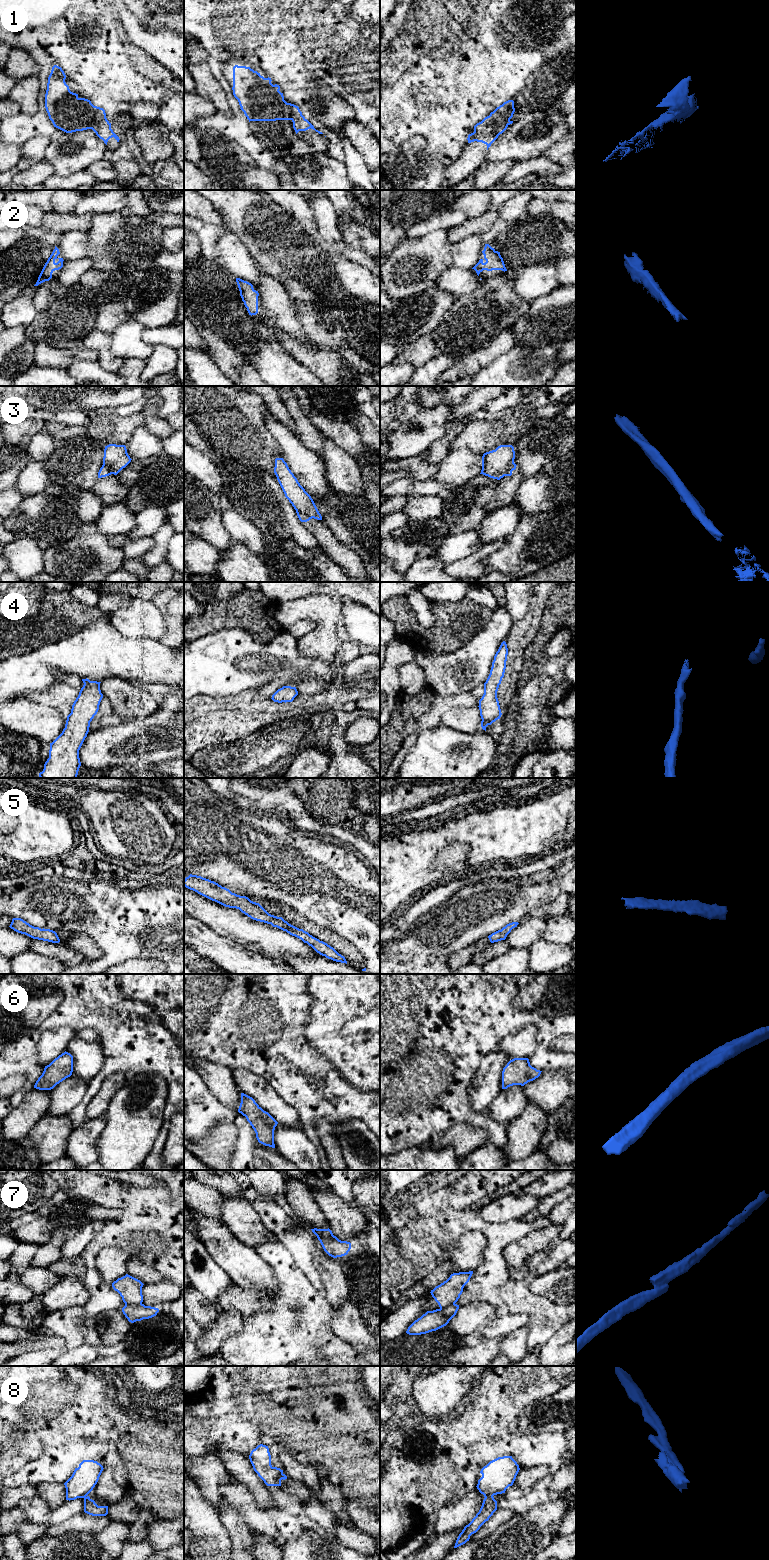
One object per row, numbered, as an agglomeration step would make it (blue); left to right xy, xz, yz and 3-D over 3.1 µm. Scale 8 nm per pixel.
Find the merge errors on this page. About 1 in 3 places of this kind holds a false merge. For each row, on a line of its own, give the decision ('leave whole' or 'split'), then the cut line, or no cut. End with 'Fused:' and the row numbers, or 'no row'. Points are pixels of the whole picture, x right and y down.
1: split; cut in xy along (94, 106), (96, 124), (92, 129)
2: leave whole; no cut
3: leave whole; no cut
4: leave whole; no cut
5: leave whole; no cut
6: leave whole; no cut
7: split; cut in xy along (141, 1302), (125, 1305)
8: split; cut in yz along (492, 1495), (485, 1497)
Fused: 1, 7, 8

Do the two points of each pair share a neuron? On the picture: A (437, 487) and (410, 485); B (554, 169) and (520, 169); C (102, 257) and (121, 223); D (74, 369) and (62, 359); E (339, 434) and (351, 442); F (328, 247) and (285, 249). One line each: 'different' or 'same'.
A: same
B: same
C: same
D: different
E: same
F: different

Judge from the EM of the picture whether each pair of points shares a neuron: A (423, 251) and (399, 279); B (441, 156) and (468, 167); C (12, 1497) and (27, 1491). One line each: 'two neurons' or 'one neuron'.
A: one neuron
B: two neurons
C: one neuron

